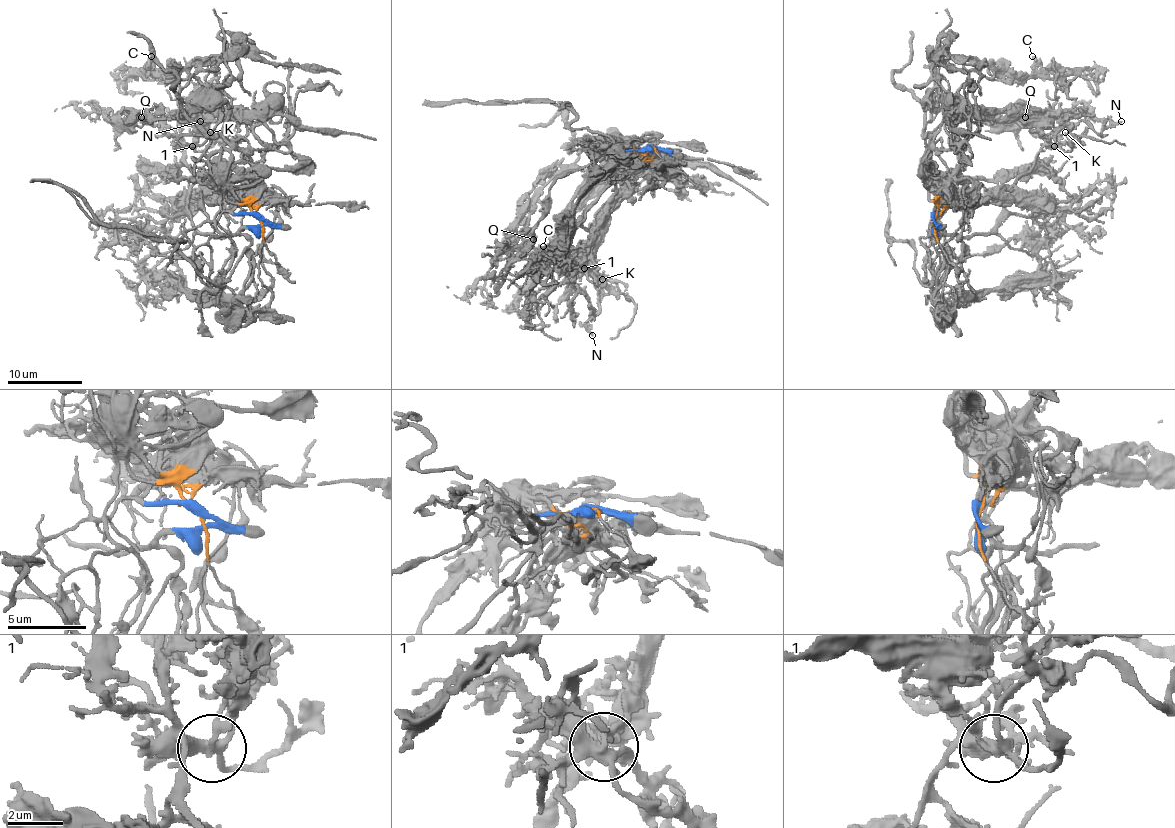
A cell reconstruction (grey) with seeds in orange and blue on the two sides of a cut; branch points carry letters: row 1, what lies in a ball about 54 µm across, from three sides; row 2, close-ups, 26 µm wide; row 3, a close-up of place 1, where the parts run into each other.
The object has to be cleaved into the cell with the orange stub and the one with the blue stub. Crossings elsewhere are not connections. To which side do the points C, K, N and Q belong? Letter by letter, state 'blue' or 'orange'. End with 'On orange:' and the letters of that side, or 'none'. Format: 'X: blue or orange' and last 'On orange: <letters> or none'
C: orange
K: blue
N: blue
Q: orange
On orange: C, Q

